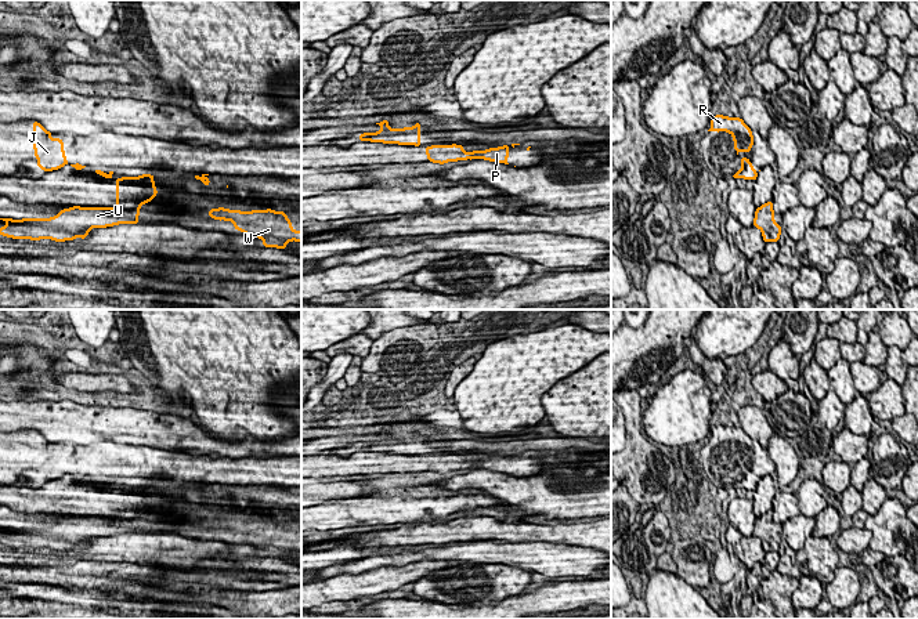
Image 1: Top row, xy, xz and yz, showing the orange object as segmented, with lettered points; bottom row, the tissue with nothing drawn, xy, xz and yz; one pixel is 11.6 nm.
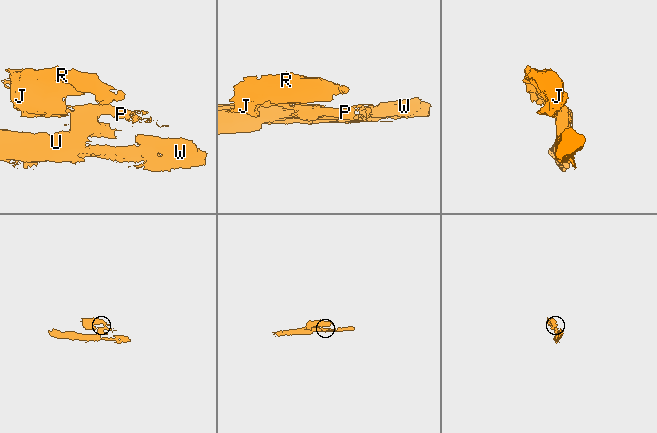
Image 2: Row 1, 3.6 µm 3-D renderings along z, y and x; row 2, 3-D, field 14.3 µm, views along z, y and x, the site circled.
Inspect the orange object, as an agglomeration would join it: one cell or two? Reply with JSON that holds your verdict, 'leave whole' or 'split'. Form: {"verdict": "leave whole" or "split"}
{"verdict": "split"}

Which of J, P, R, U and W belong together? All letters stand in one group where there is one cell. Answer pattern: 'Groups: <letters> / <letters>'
Groups: J R / P U W

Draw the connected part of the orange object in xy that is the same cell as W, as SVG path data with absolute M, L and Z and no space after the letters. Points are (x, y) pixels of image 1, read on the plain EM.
M224 517L210 518L213 529L232 531L236 540L263 549L263 557L285 558L290 550L301 553L301 540L292 537L292 531L285 521L267 520L230 520Z

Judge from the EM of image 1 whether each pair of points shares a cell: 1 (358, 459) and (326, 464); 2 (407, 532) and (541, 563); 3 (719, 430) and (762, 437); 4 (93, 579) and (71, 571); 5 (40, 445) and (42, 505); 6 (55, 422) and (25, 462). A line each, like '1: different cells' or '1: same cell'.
1: same cell
2: different cells
3: different cells
4: same cell
5: different cells
6: different cells

